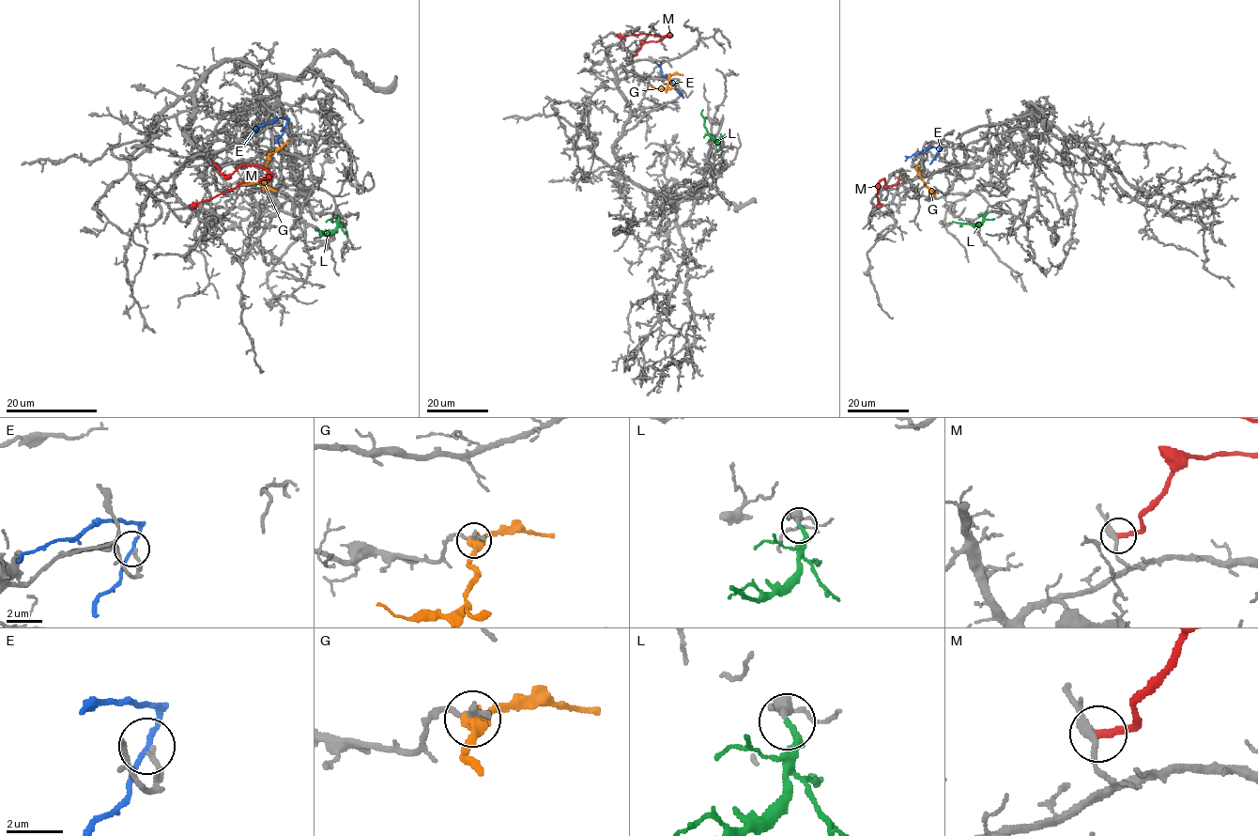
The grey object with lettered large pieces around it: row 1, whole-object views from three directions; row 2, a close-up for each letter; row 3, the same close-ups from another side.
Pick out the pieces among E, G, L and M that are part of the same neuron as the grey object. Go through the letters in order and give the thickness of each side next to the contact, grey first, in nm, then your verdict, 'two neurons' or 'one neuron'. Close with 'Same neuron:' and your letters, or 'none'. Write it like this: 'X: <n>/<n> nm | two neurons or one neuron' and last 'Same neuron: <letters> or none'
E: 170/170 nm | two neurons
G: 280/380 nm | two neurons
L: 150/220 nm | one neuron
M: 220/280 nm | two neurons
Same neuron: L

